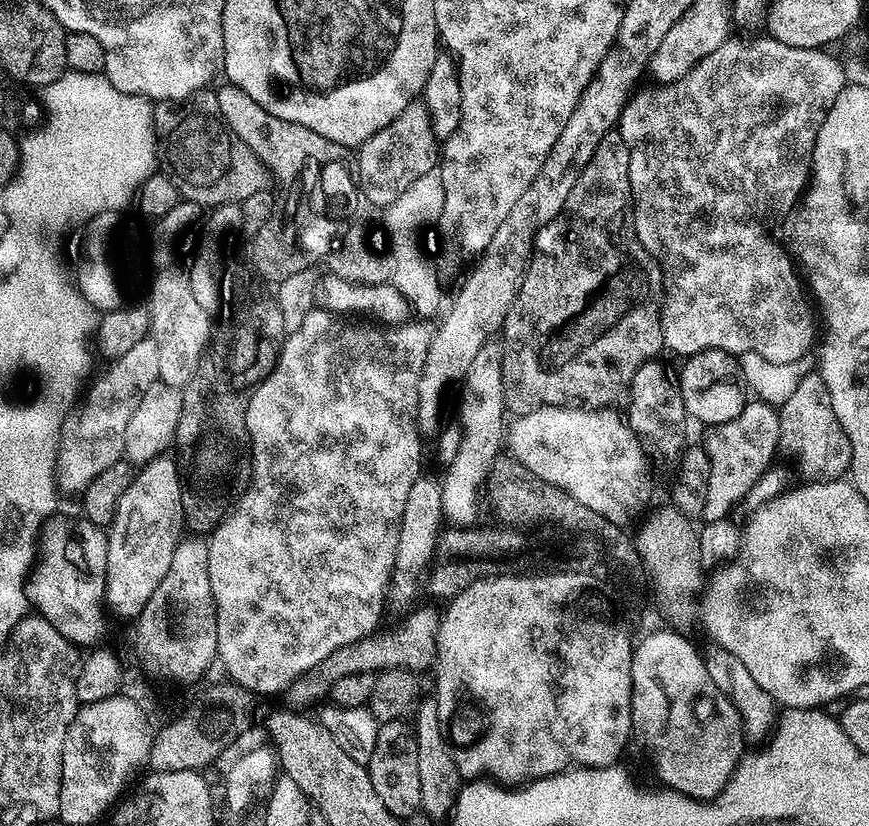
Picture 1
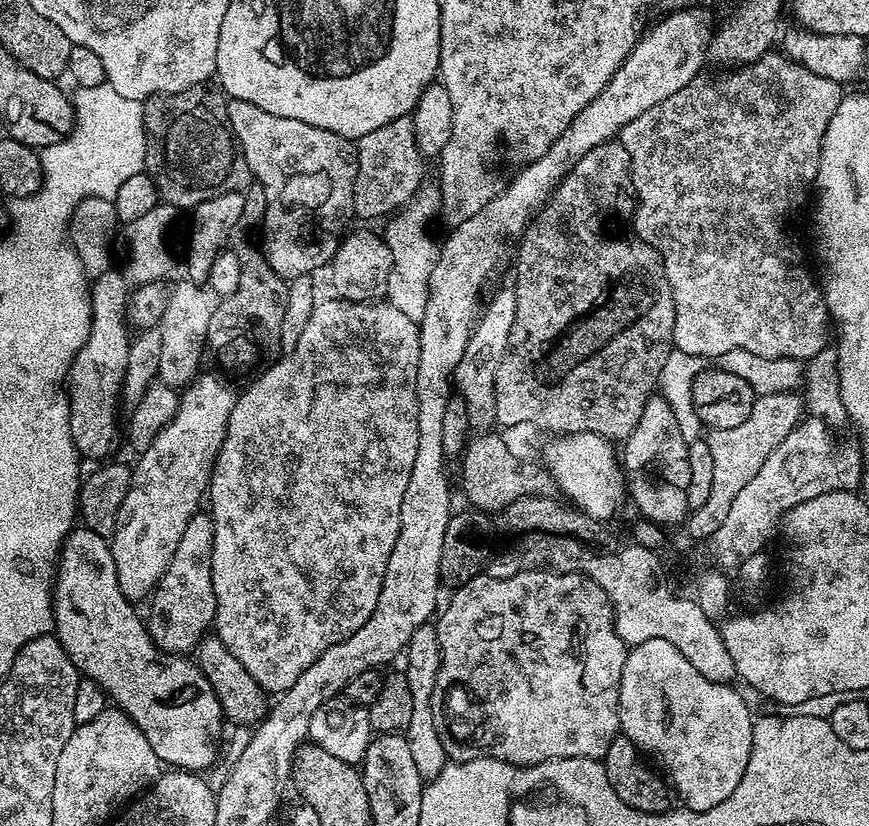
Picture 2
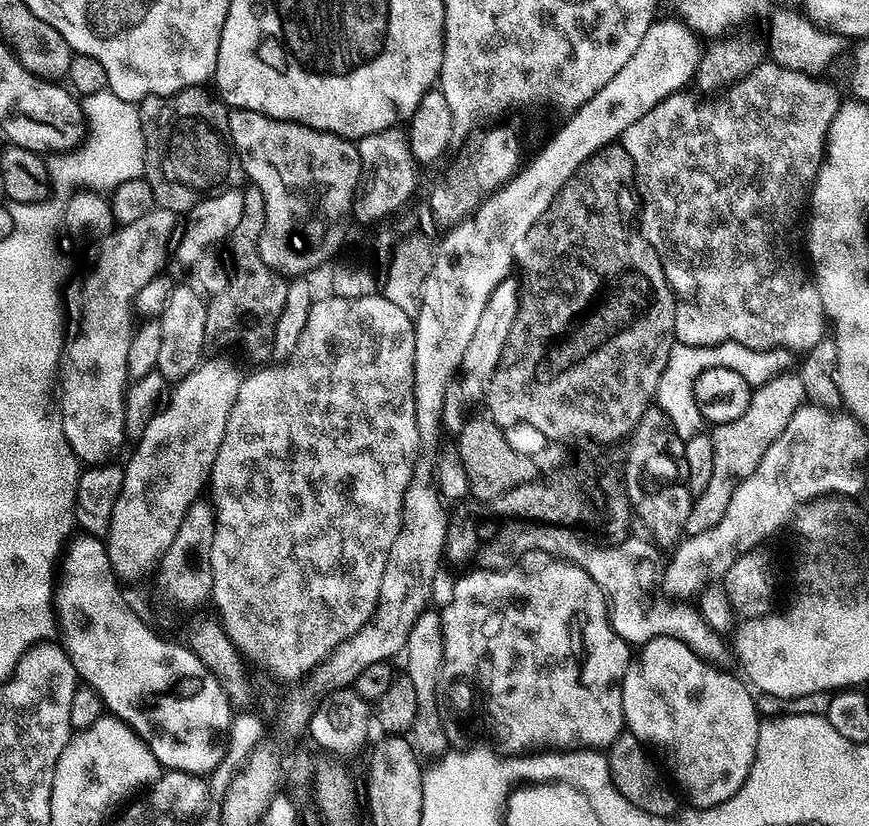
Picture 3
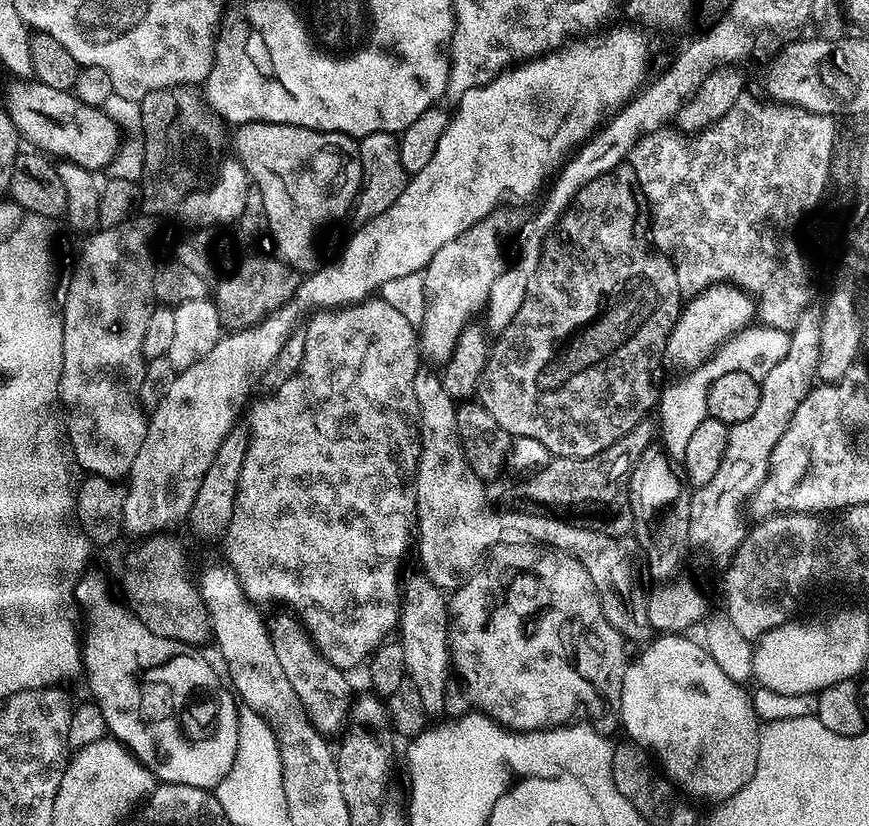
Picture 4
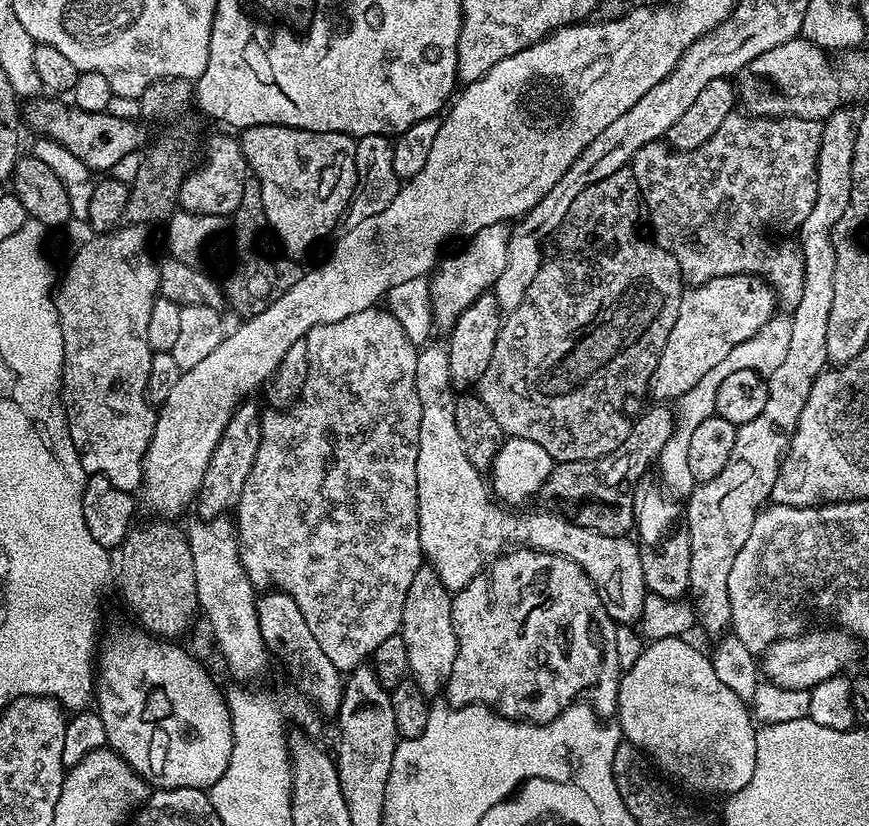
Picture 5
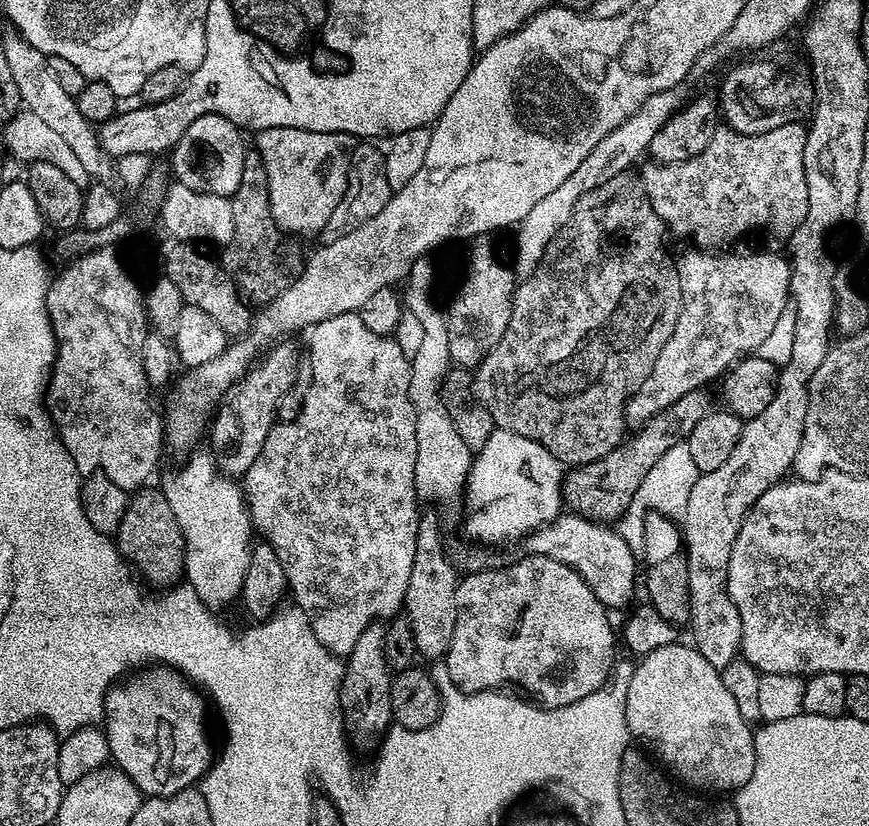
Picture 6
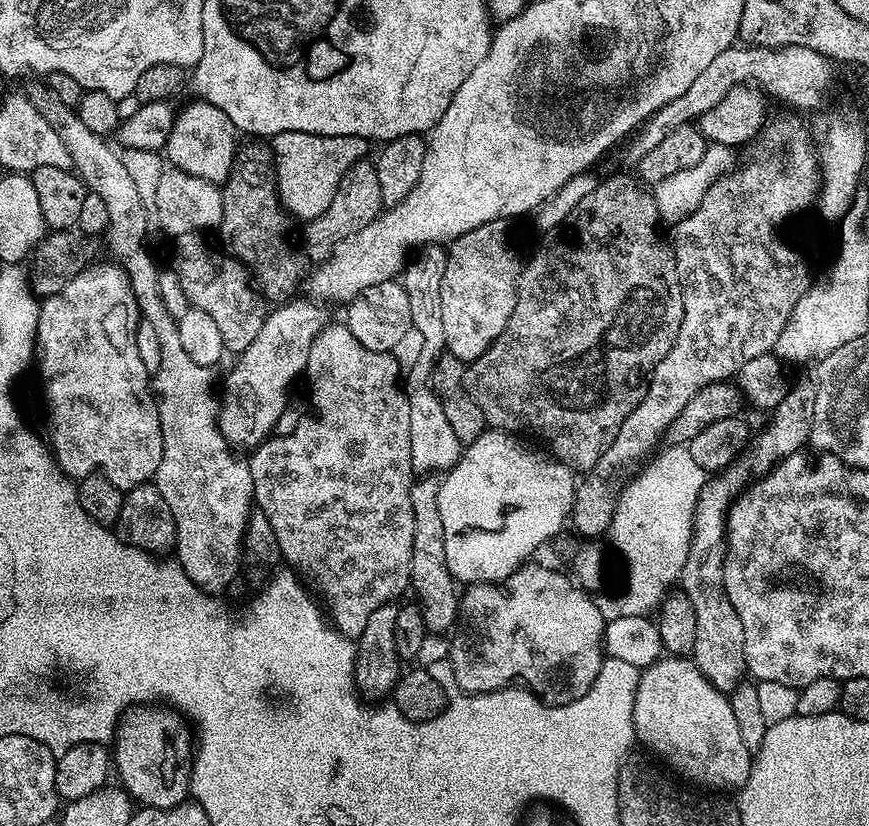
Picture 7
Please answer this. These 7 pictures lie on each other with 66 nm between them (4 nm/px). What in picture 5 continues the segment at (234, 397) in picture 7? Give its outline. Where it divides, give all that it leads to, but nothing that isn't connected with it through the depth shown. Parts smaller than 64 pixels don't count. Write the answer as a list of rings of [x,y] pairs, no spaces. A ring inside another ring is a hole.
[[[245,402],[236,407],[235,412],[226,422],[226,428],[218,444],[214,446],[214,454],[210,454],[210,466],[206,466],[206,474],[202,478],[202,486],[194,501],[199,519],[215,520],[223,517],[224,512],[231,509],[240,500],[242,486],[254,464],[254,454],[258,452],[260,441],[261,409],[256,409],[252,402]]]

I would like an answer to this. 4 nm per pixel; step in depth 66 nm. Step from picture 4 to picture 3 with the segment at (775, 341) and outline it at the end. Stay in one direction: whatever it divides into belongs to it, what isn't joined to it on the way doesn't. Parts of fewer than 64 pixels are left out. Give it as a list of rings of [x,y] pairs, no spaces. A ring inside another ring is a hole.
[[[727,340],[724,344],[715,344],[709,348],[691,348],[678,342],[672,348],[670,358],[666,362],[666,370],[662,370],[662,378],[658,378],[655,407],[665,413],[678,439],[689,440],[700,436],[702,432],[702,417],[695,398],[695,385],[696,379],[703,372],[711,368],[729,368],[742,374],[748,384],[759,386],[787,369],[788,359],[790,353],[786,348],[751,348],[734,340]]]

